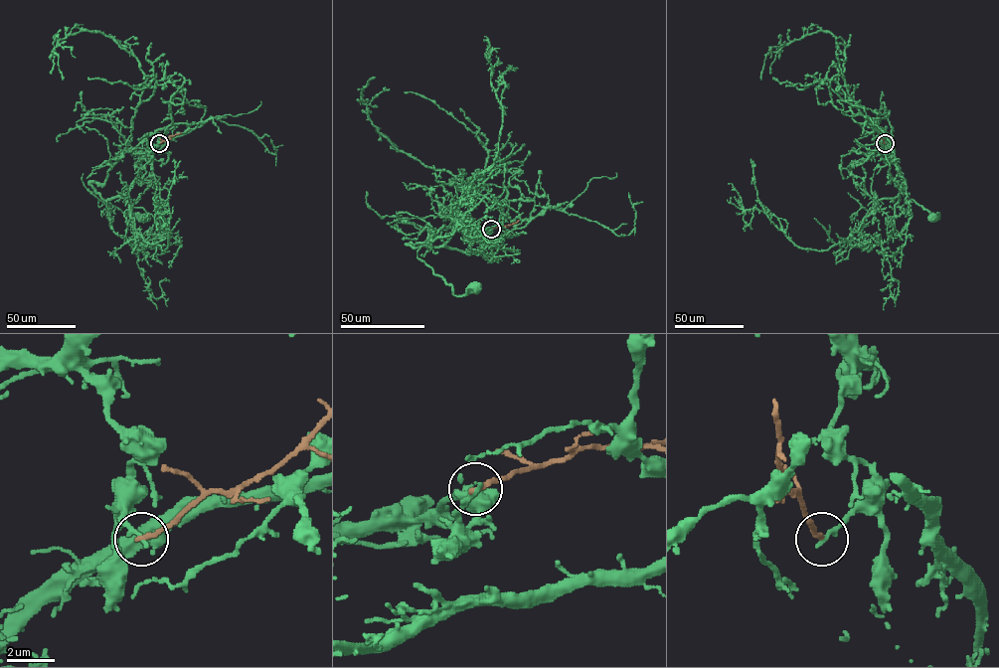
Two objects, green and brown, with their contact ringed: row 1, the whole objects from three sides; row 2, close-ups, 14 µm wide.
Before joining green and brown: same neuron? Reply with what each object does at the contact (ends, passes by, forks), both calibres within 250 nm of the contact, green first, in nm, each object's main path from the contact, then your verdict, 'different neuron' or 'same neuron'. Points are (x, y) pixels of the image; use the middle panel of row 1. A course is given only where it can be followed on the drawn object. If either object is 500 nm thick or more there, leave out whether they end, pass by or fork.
green ends; brown ends; calibres 220 and 220 nm; course green (491, 229), (474, 233), (468, 253), (443, 247), (416, 251), (455, 295), (475, 287); course brown (491, 229), (519, 220); different neuron

